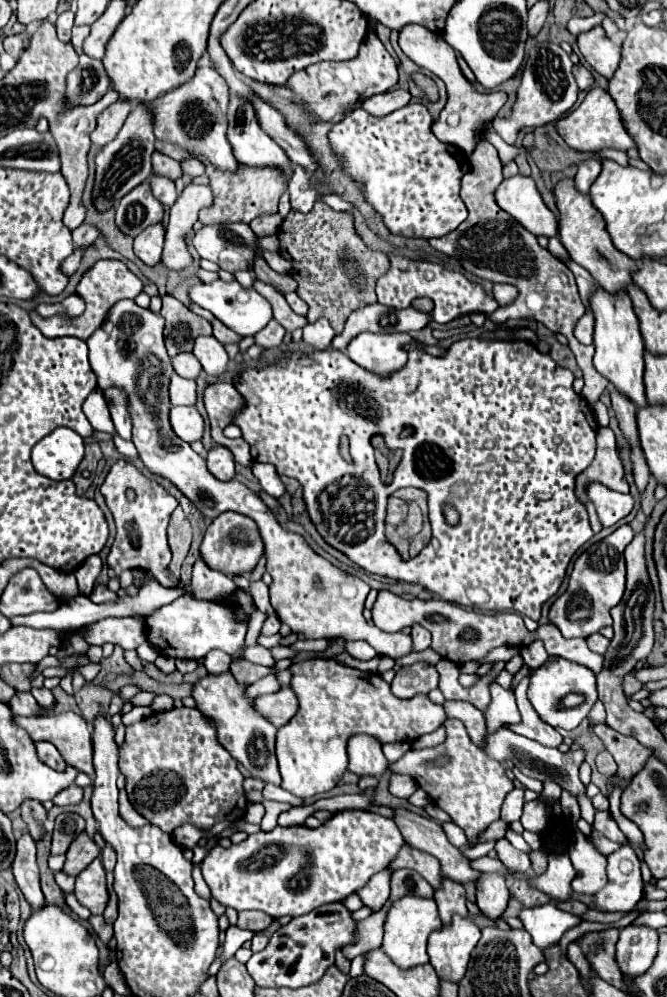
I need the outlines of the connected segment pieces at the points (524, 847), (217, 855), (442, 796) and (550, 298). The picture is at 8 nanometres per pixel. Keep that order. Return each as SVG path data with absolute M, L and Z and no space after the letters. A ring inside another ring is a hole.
M507 827L507 833L505 833L505 837L509 839L509 843L511 843L515 849L519 849L519 851L525 851L525 853L529 853L529 851L531 851L531 847L525 843L525 839L523 839L519 833L515 833L511 827Z
M339 811L317 829L309 829L305 825L299 827L277 825L269 833L259 831L249 835L239 845L231 845L227 849L217 845L203 859L201 871L205 883L211 889L211 895L225 907L233 907L237 911L257 909L275 919L283 915L297 917L325 903L343 901L347 895L361 889L361 885L365 885L371 875L387 869L387 865L393 861L393 857L399 853L403 845L405 841L393 819L381 817L371 811Z
M447 719L443 723L445 727L445 741L433 749L411 749L407 751L399 761L389 763L389 769L393 773L405 773L411 775L419 787L431 797L431 801L435 801L437 807L441 807L445 813L451 815L451 819L465 831L467 835L467 845L473 847L477 843L477 837L493 823L499 819L499 811L501 805L507 797L507 793L513 789L513 781L505 775L505 769L499 761L495 761L493 757L489 757L487 753L483 753L477 745L471 743L465 725L461 725L461 721L457 719ZM441 753L445 753L445 757L449 757L449 761L445 765L429 765L429 761L433 761L433 757L441 757Z
M479 141L473 155L469 157L469 165L471 169L461 179L461 199L469 211L469 217L449 235L431 239L431 247L435 247L445 255L461 257L461 267L467 273L473 273L481 279L489 279L497 283L515 283L515 287L519 289L517 299L511 301L511 305L507 307L499 307L495 313L489 315L489 319L495 325L505 325L509 319L529 319L529 321L543 323L553 333L565 335L583 371L583 379L585 379L585 387L581 393L583 399L587 403L599 401L599 395L609 385L609 381L603 379L601 373L597 373L597 369L593 367L593 353L595 353L593 345L581 345L573 337L575 323L587 311L577 293L577 283L573 273L561 261L557 261L547 249L543 249L537 243L535 235L525 231L517 221L513 221L513 217L509 217L507 213L503 213L503 209L497 207L493 199L493 191L503 181L497 149L487 141ZM553 277L561 281L557 291L549 289L547 285Z

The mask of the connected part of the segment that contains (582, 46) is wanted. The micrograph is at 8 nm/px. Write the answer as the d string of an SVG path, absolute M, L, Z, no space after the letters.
M597 25L585 33L577 35L577 47L585 61L605 79L611 79L619 67L621 49L609 41L603 27Z

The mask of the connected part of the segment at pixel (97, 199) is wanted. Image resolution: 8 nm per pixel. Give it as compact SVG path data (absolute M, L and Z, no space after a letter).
M137 103L129 113L125 125L117 133L117 137L101 147L95 155L95 181L91 191L91 201L99 213L115 207L125 193L133 191L137 185L145 183L151 177L151 153L155 151L155 135L153 135L153 119L147 105Z

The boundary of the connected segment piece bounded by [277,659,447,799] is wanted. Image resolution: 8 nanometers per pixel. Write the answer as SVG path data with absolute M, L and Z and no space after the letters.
M307 659L293 663L291 687L299 699L299 713L277 731L277 759L281 771L281 787L291 791L295 797L313 797L325 791L331 791L341 775L347 771L347 739L355 733L367 733L377 737L381 743L393 741L415 741L417 737L431 733L441 727L447 719L447 713L441 705L435 705L427 695L415 695L413 699L397 699L389 685L379 675L361 673L357 669L339 665L337 661L325 659Z

